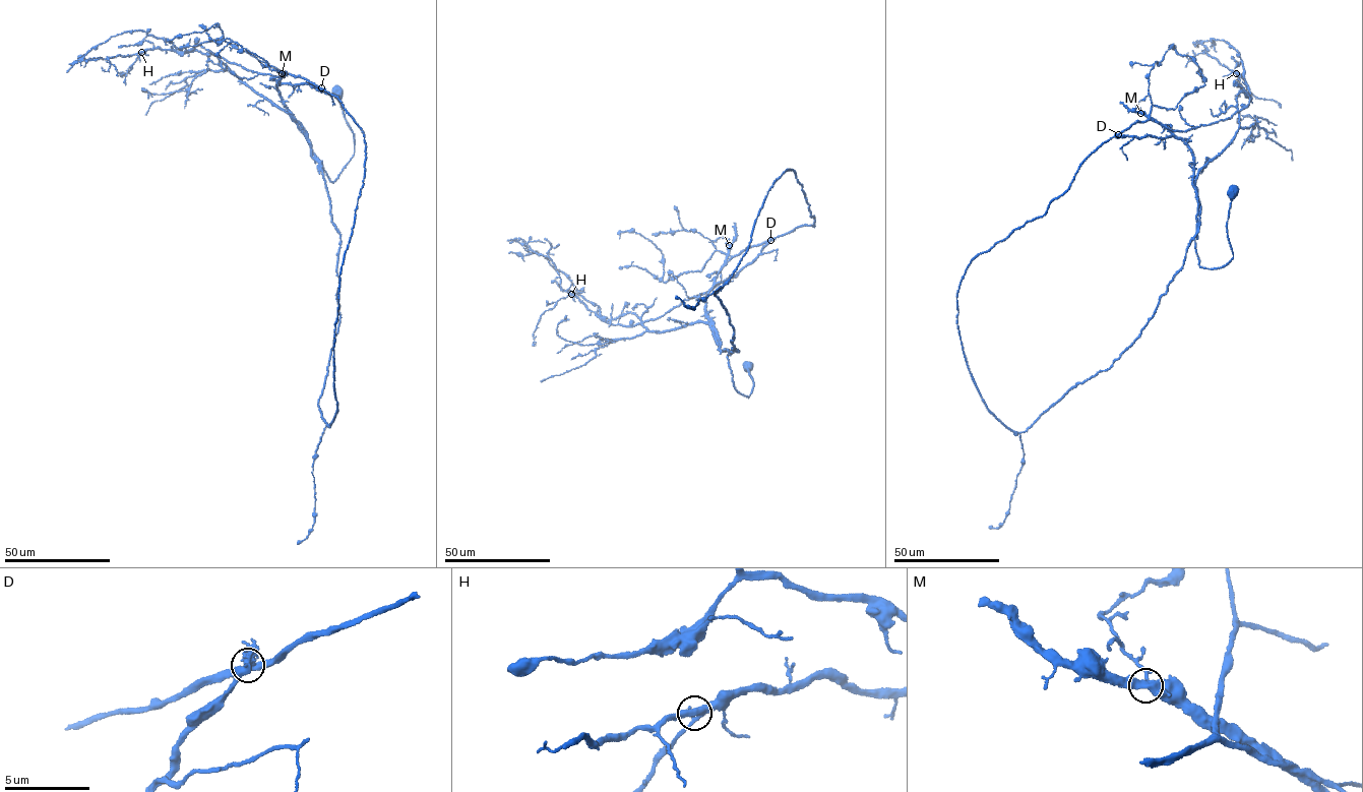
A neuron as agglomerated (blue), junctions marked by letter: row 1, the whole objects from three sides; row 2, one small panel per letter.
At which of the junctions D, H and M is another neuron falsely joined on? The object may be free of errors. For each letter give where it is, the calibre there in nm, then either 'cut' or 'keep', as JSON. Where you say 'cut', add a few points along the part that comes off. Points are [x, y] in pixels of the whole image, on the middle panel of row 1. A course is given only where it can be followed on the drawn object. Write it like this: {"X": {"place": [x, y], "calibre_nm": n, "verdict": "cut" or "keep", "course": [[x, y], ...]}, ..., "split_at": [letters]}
{"D": {"place": [770, 240], "calibre_nm": 320, "verdict": "cut", "course": [[770, 240], [755, 259], [731, 278], [718, 282], [706, 297], [706, 316], [720, 339], [719, 349], [725, 349]]}, "H": {"place": [571, 294], "calibre_nm": 340, "verdict": "keep"}, "M": {"place": [729, 245], "calibre_nm": 340, "verdict": "keep"}, "split_at": ["D"]}

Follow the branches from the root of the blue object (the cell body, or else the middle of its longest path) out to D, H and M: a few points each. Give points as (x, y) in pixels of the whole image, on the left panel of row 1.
D: (334, 92), (355, 150), (333, 182), (276, 87), (306, 83), (321, 88)
H: (334, 92), (355, 150), (333, 182), (311, 151), (304, 128), (241, 81), (218, 57), (158, 48), (141, 52)
M: (334, 92), (355, 150), (333, 182), (281, 97), (276, 85), (282, 73)

